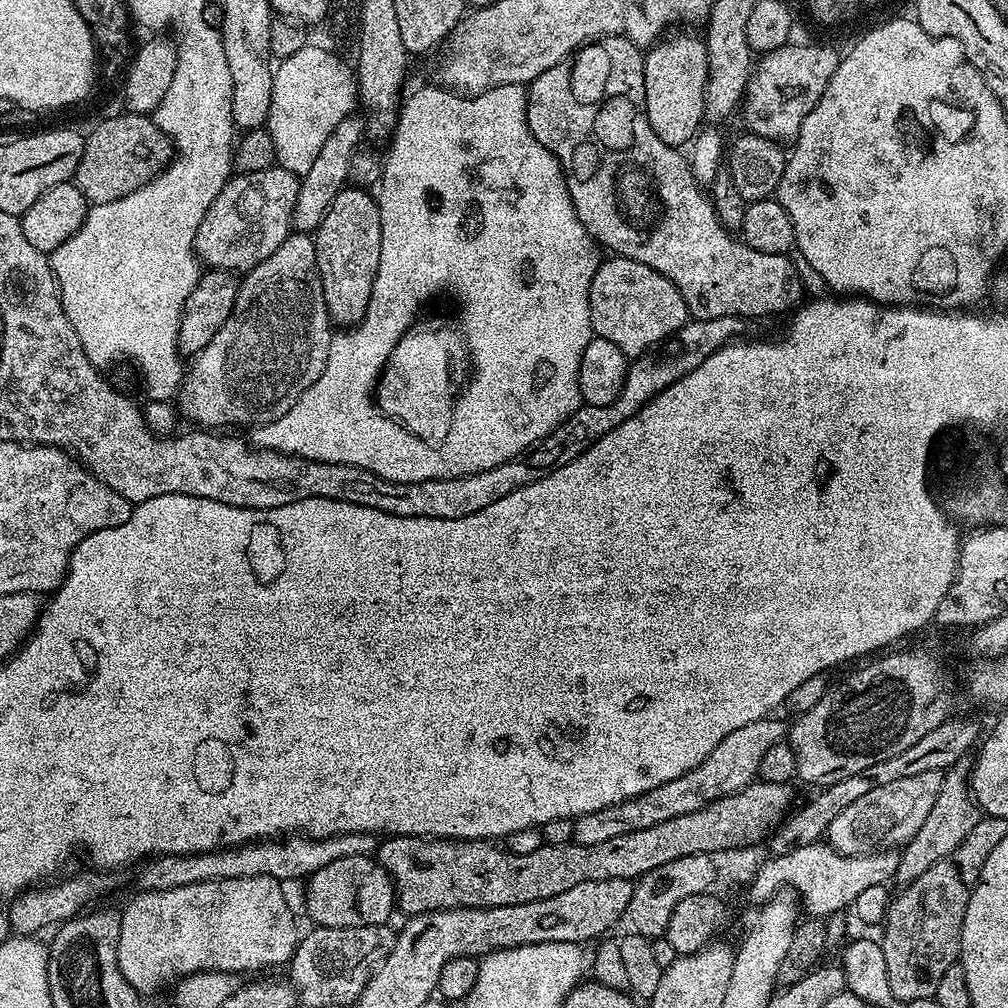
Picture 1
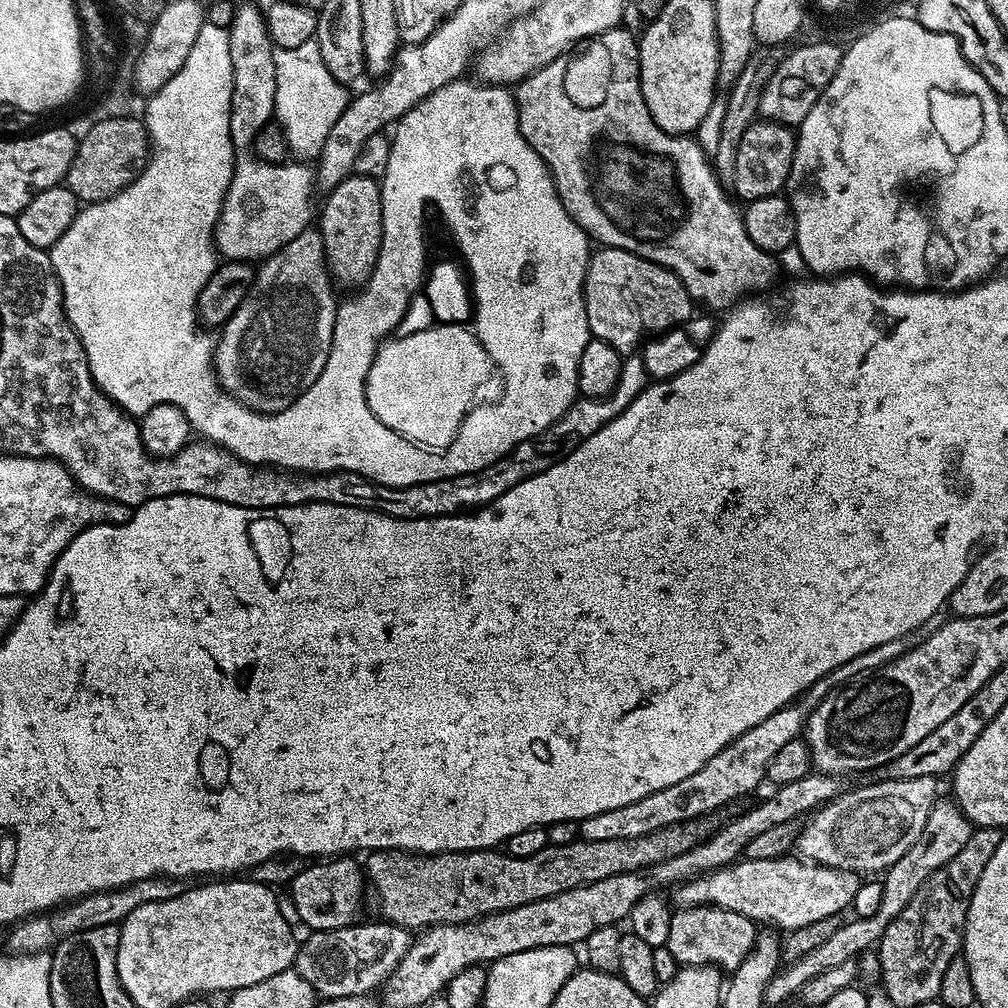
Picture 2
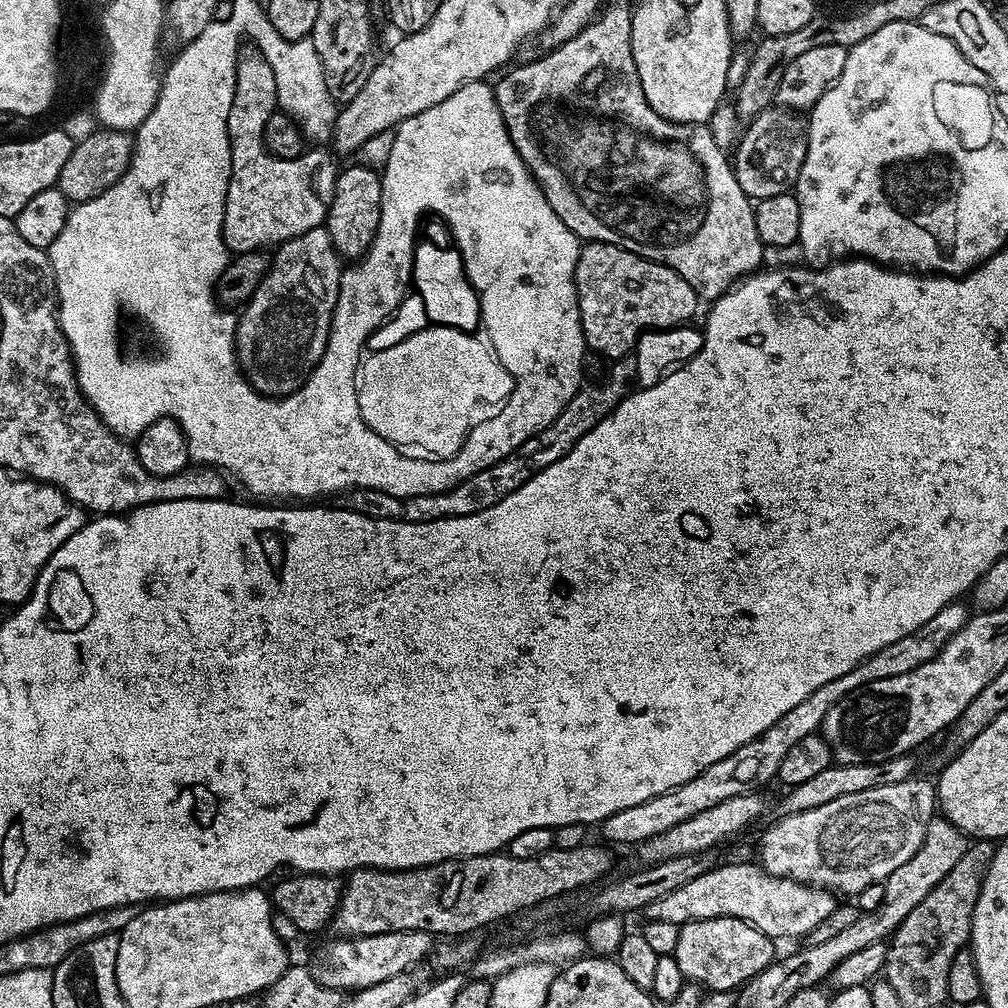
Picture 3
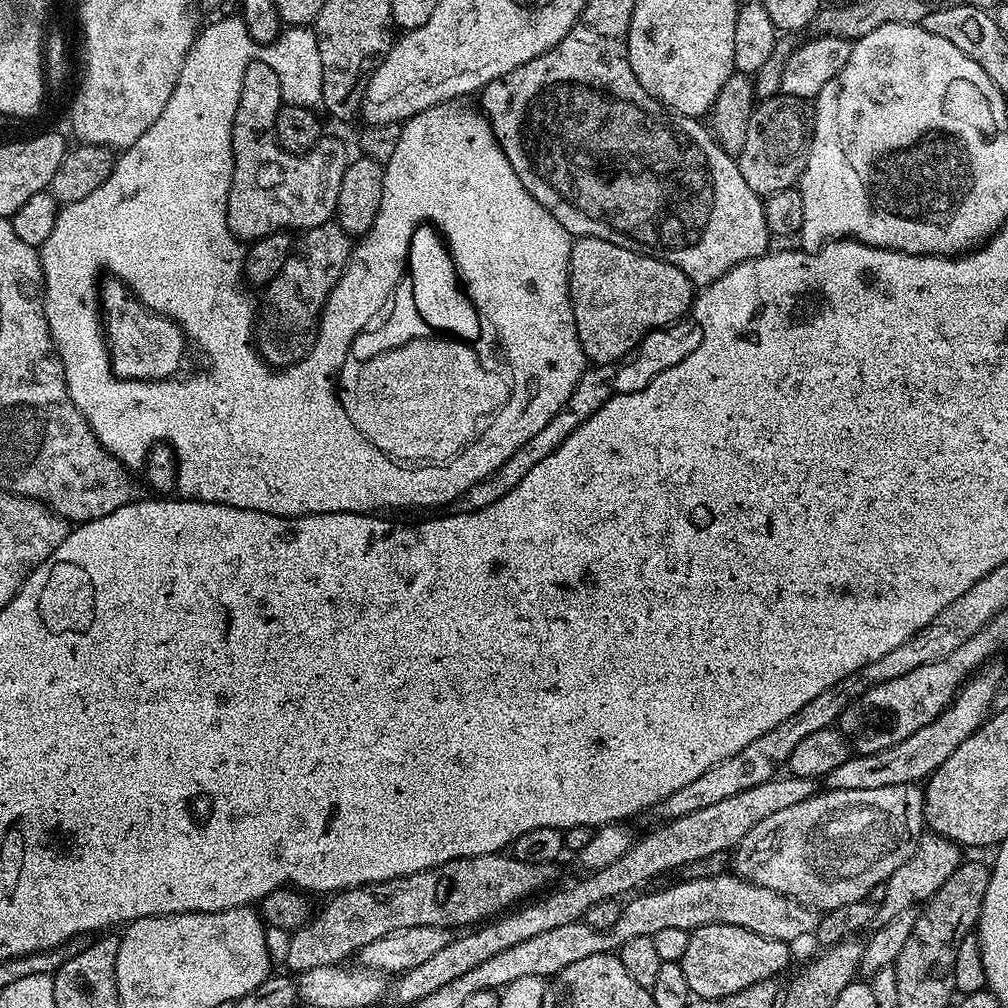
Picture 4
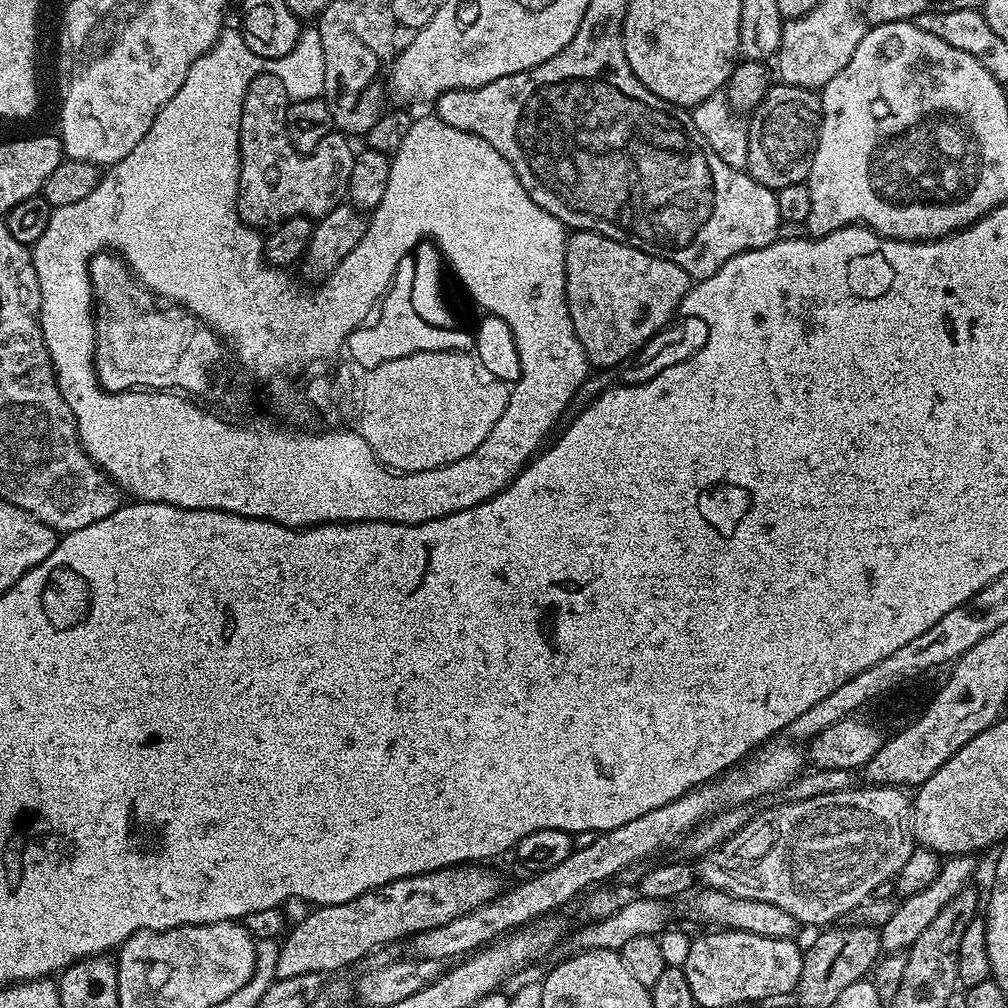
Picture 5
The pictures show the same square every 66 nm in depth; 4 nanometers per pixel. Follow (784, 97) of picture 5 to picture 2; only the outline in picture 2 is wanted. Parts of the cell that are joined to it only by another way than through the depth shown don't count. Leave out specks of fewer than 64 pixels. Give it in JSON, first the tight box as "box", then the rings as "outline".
{"box":[731,118,797,202],"outline":[[[763,118],[757,119],[756,123],[751,124],[746,130],[746,134],[742,134],[742,142],[738,142],[738,162],[734,166],[734,182],[731,185],[734,192],[737,192],[735,192],[735,195],[741,201],[747,202],[758,198],[766,198],[785,191],[790,166],[794,162],[796,138],[797,133],[789,125],[775,124],[773,120]]]}

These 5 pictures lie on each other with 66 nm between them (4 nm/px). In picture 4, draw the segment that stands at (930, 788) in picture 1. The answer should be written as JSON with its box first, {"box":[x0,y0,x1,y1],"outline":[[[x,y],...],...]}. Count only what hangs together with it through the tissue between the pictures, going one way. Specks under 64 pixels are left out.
{"box":[730,784,925,910],"outline":[[[920,784],[882,786],[879,790],[820,790],[816,795],[806,798],[806,802],[797,802],[795,806],[790,806],[787,810],[778,810],[778,814],[770,814],[770,818],[758,822],[758,826],[754,826],[754,830],[750,830],[750,834],[746,834],[746,838],[742,838],[742,842],[736,845],[730,864],[735,875],[741,876],[744,880],[754,882],[758,886],[766,886],[766,890],[774,890],[778,894],[789,896],[791,900],[807,904],[813,910],[829,910],[845,906],[847,903],[867,900],[870,890],[874,890],[874,886],[888,880],[890,874],[894,874],[894,870],[898,870],[898,866],[902,866],[902,862],[906,862],[916,853],[920,837],[925,835],[925,832],[924,788]]]}

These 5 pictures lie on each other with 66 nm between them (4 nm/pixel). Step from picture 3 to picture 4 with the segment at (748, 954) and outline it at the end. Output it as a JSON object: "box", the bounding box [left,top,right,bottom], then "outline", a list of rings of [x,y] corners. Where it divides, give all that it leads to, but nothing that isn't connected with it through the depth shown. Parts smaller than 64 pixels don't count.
{"box":[679,924,788,1000],"outline":[[[711,924],[689,932],[686,952],[679,962],[693,997],[709,1000],[738,994],[738,990],[746,990],[746,986],[779,977],[779,972],[788,968],[788,948],[783,940],[762,938],[762,934],[754,934],[742,926]]]}

